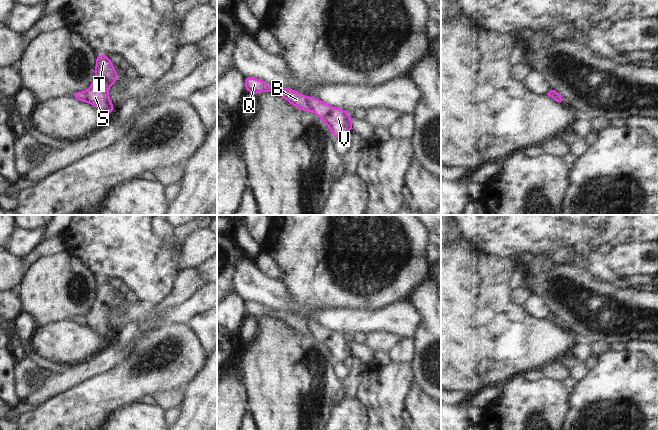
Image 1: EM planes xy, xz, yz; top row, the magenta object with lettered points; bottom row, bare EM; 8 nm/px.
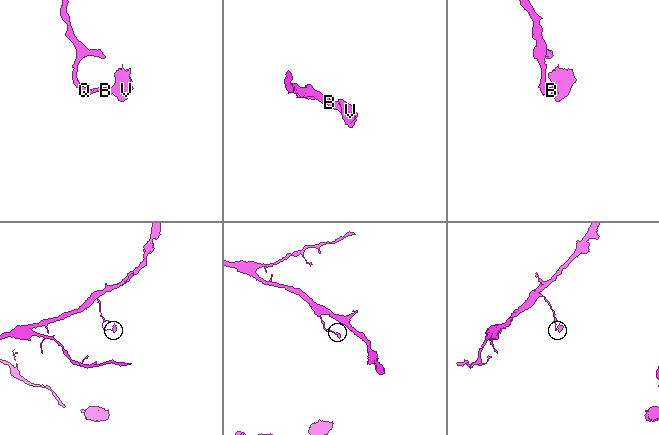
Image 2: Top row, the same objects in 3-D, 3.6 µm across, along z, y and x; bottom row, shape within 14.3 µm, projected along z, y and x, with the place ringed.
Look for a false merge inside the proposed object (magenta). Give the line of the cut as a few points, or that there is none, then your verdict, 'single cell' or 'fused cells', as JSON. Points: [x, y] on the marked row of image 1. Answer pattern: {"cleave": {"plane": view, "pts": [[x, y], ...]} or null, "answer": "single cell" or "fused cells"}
{"cleave": {"plane": "xz", "pts": [[306, 98], [311, 109]]}, "answer": "fused cells"}

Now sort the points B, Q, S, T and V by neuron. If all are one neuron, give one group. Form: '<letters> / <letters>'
B Q / S T V

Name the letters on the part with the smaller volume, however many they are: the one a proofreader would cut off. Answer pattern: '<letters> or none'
S, T, V

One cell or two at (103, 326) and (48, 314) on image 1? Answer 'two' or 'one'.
two

